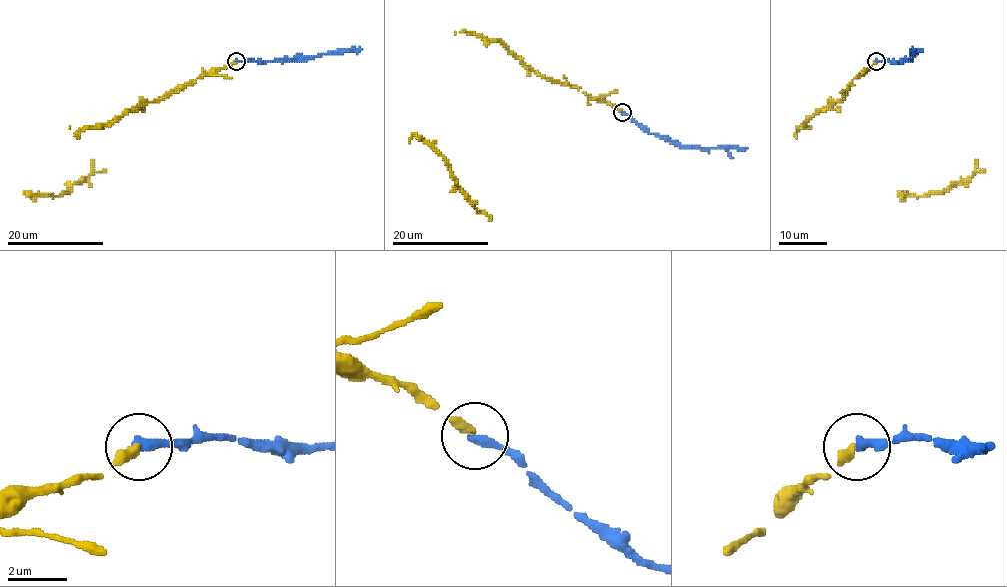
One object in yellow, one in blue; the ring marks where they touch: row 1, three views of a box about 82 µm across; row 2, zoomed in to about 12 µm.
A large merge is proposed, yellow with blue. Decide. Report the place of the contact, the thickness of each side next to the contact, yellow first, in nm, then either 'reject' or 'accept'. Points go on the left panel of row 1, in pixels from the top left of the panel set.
at (236, 61); 320 nm thick on the yellow side, 360 nm on the other; accept

